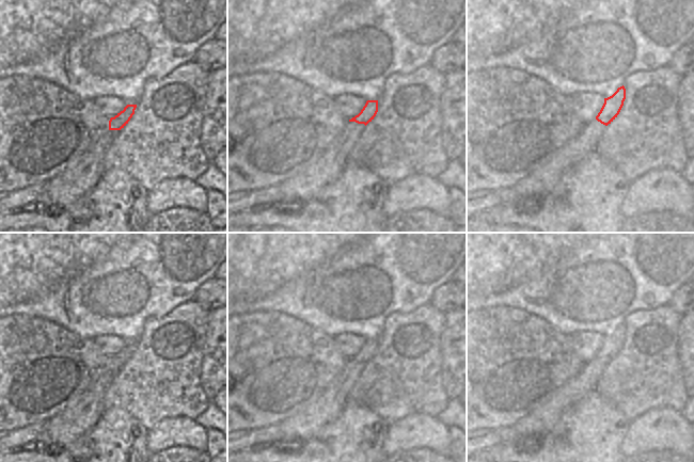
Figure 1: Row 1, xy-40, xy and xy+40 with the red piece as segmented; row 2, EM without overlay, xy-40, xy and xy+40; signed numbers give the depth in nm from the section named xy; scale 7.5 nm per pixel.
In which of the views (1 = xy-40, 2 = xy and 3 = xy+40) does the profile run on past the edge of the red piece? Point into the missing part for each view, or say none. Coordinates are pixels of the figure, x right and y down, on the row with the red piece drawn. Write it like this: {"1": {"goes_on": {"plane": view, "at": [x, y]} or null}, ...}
{"1": {"goes_on": {"plane": "xy-40", "at": [66, 188]}}, "2": {"goes_on": {"plane": "xy", "at": [300, 188]}}, "3": {"goes_on": {"plane": "xy+40", "at": [538, 184]}}}

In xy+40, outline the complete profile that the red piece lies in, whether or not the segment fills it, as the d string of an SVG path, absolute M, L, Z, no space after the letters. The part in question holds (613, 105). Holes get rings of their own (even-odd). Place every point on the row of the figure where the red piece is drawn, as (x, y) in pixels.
M622 85L612 96L604 98L595 121L585 124L583 129L557 149L546 164L515 184L512 189L521 197L523 205L531 203L535 196L541 198L549 194L569 169L596 149L606 126L619 114L625 99L626 89Z

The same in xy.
M367 100L361 112L349 120L315 162L279 184L283 204L304 204L335 181L348 163L348 157L365 126L374 120L377 112L378 100Z

